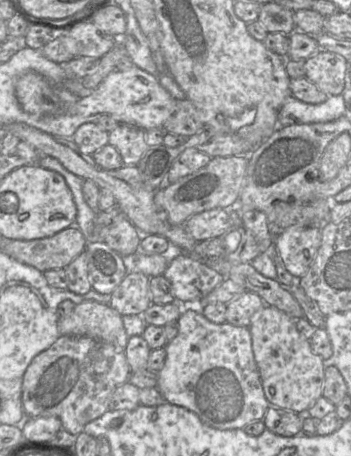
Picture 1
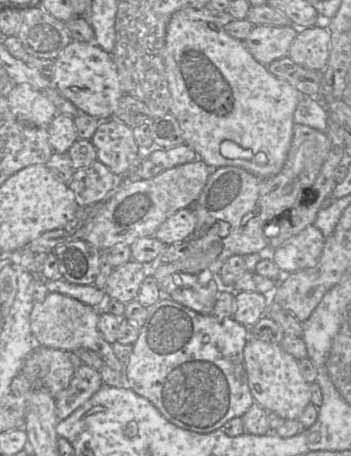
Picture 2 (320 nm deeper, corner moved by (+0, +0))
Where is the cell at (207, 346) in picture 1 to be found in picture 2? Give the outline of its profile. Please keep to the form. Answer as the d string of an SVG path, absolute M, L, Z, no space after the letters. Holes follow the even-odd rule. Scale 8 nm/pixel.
M163 295L154 305L147 307L147 318L124 366L126 386L149 400L176 426L198 433L211 433L221 429L232 418L242 417L255 403L244 364L244 347L249 338L249 328L233 317L200 314Z

